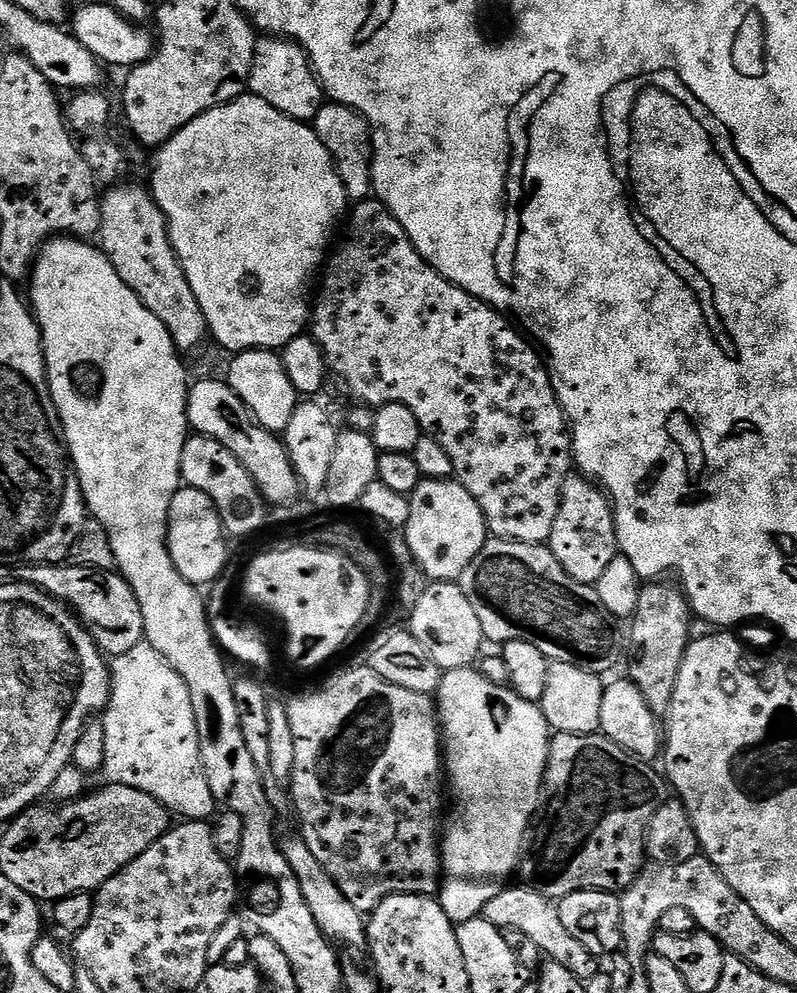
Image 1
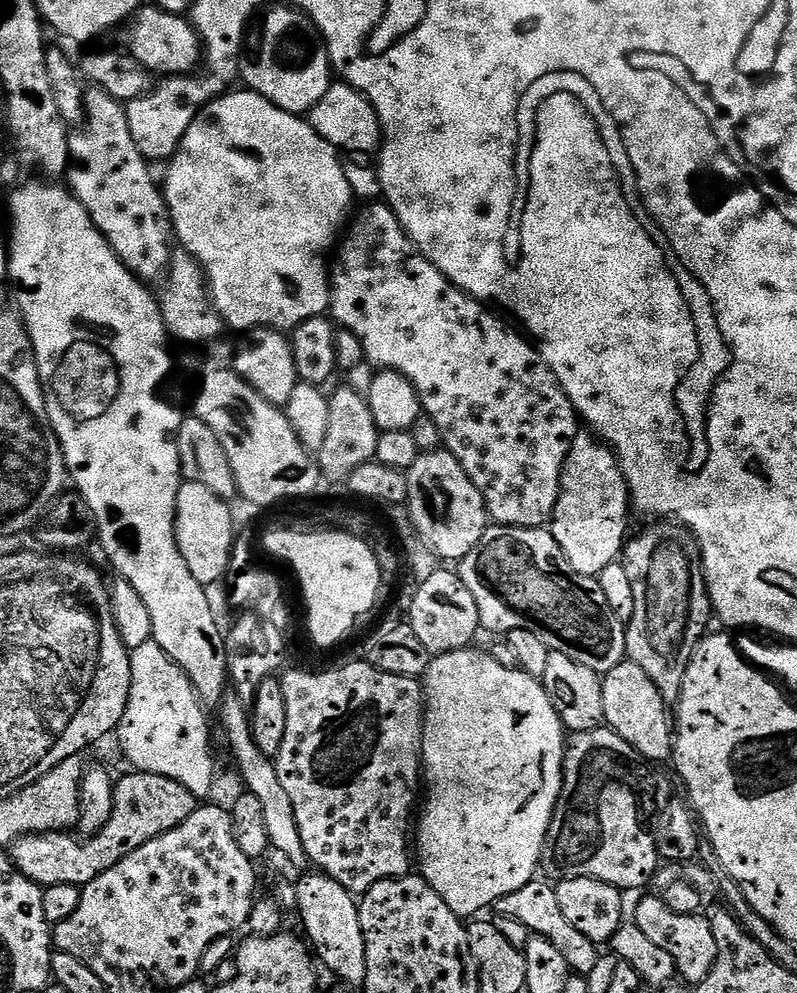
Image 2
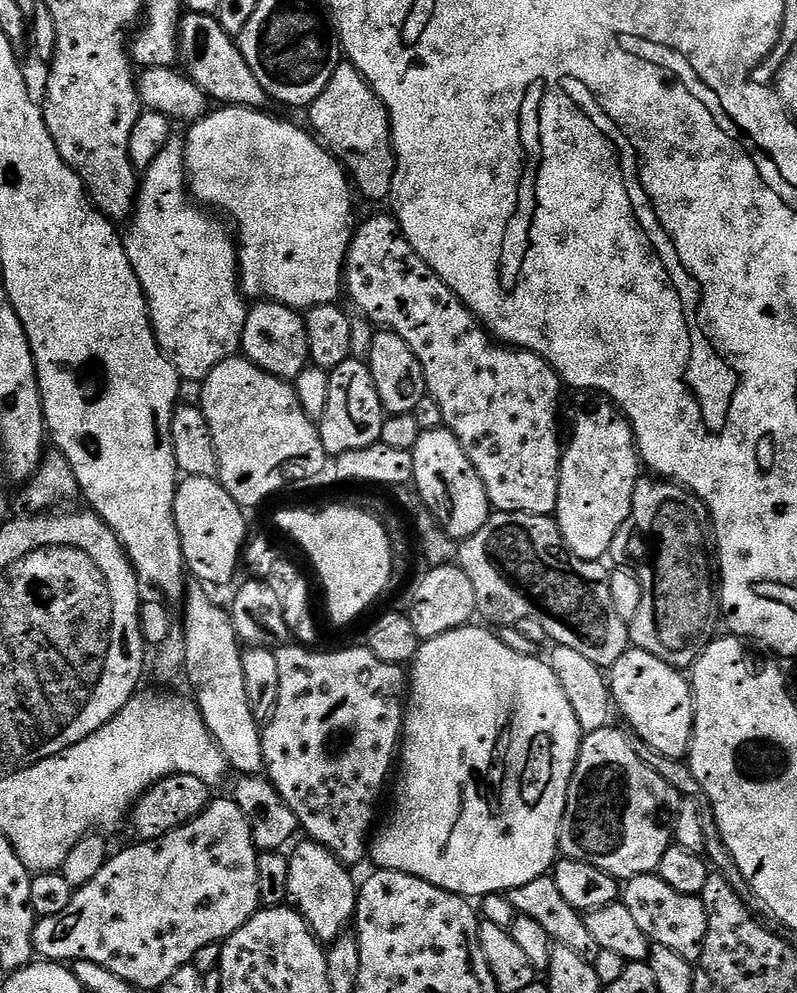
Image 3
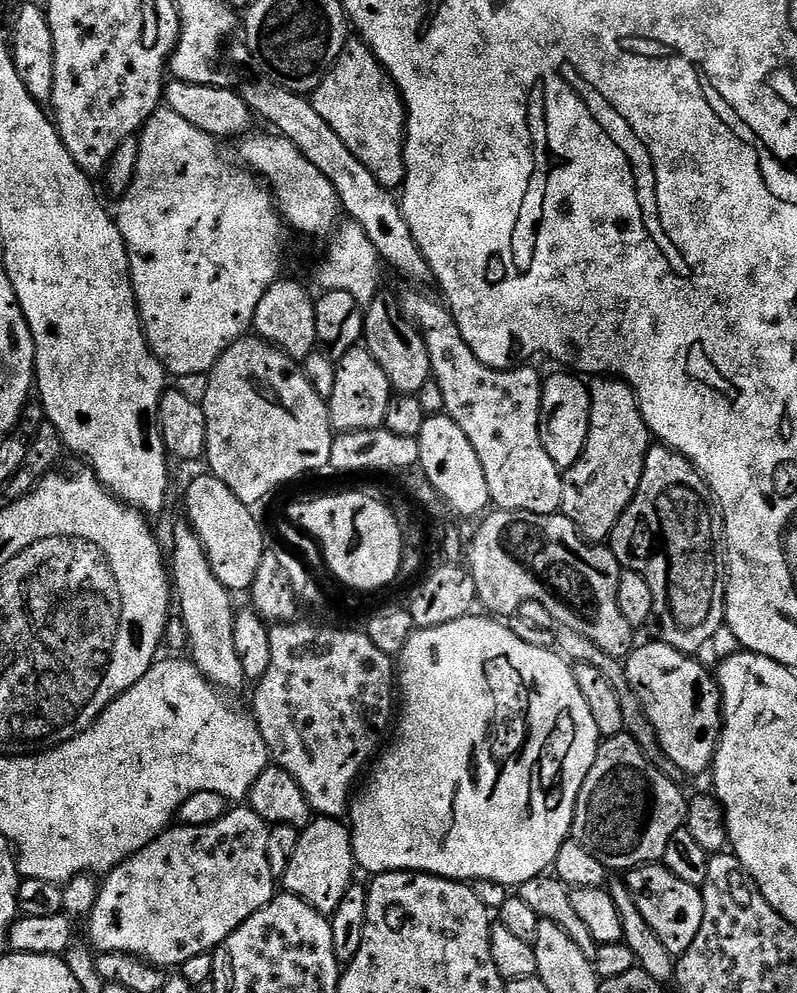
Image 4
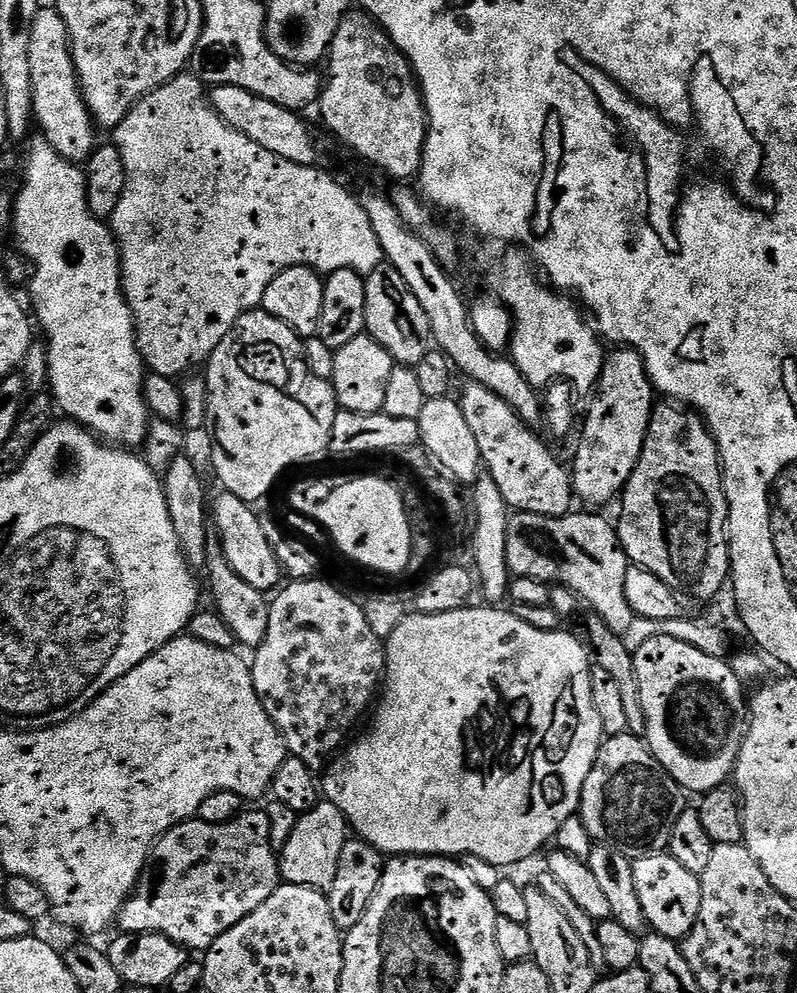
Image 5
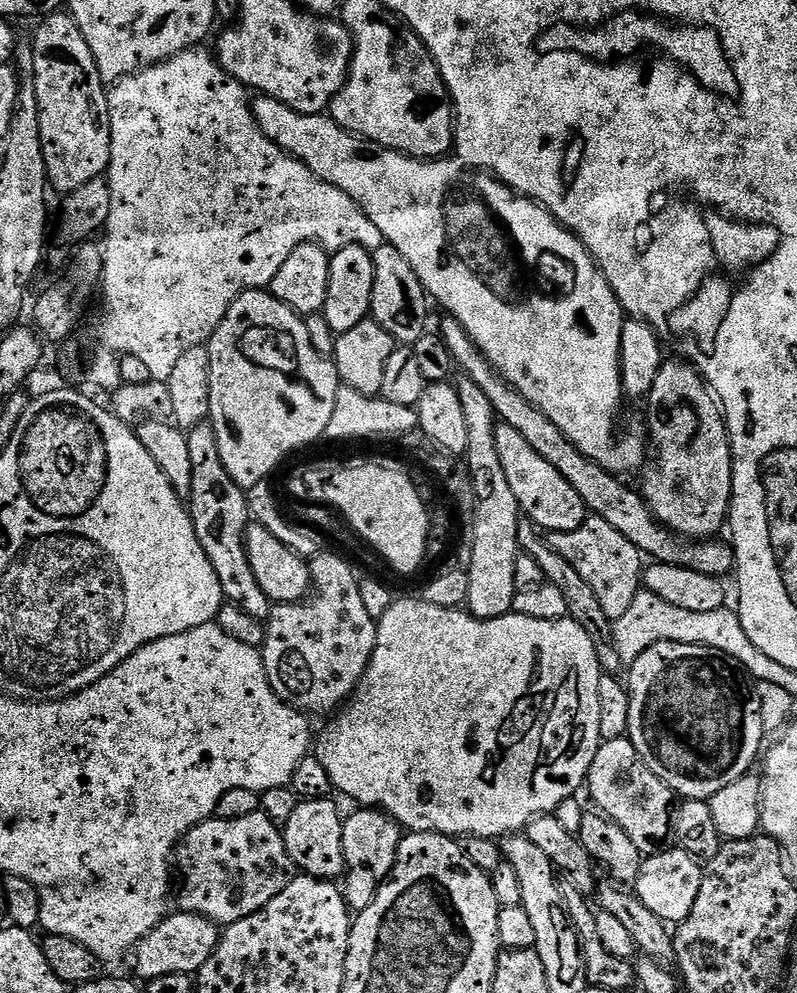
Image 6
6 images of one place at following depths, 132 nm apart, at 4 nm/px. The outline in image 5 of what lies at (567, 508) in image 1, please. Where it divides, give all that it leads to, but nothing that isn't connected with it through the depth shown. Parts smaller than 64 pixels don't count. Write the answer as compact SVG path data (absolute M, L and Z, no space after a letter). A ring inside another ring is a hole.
M613 347L604 357L600 378L591 397L592 405L580 432L576 461L570 464L572 490L577 501L608 504L623 493L630 474L634 474L634 466L638 466L638 458L642 458L642 446L654 407L652 396L652 380L642 358L633 348Z

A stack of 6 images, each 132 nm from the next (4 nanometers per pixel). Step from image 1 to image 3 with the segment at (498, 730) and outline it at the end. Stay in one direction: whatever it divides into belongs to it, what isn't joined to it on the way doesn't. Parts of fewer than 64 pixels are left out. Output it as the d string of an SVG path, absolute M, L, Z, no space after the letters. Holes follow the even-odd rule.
M472 627L455 628L438 638L425 640L416 651L416 658L410 665L410 691L406 696L404 730L398 749L396 797L392 800L392 813L389 814L388 821L384 825L381 823L380 833L378 828L371 837L370 860L376 863L377 869L422 878L456 896L483 898L495 892L506 894L511 888L526 886L526 882L534 882L534 878L547 876L553 871L558 859L560 827L566 810L570 782L578 762L582 733L578 718L574 718L574 710L566 699L566 693L562 691L562 682L558 682L551 663L544 661L543 664L539 655L527 656L510 650L510 646L506 646L506 642L502 642L499 635L487 627Z

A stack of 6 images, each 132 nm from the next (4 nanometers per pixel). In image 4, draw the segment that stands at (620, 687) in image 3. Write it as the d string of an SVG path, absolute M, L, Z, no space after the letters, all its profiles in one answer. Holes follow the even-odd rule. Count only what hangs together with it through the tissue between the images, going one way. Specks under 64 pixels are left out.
M653 642L644 644L635 649L627 657L628 681L634 694L642 702L654 730L658 734L658 742L662 750L689 777L696 776L699 772L707 773L712 767L712 759L716 753L716 743L720 740L720 725L722 723L722 709L720 706L720 685L717 684L715 675L707 672L696 661L695 655L680 652L668 644Z

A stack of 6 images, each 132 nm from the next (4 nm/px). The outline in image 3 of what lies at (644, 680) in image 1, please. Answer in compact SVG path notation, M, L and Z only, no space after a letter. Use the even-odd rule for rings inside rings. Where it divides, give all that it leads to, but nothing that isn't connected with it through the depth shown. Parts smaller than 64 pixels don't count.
M663 478L640 479L636 483L636 489L634 490L634 502L630 510L630 518L626 518L626 522L622 522L618 534L614 534L610 560L613 560L611 562L613 565L631 568L633 574L638 578L638 582L642 582L642 607L638 609L638 614L630 622L631 647L646 650L650 654L654 654L654 658L662 658L662 662L673 664L675 668L681 670L691 669L692 665L696 663L696 659L699 658L699 656L708 649L709 644L712 643L715 637L716 621L721 618L718 576L714 571L714 536L710 531L710 517L708 515L707 506L704 505L691 490L685 488L683 484L678 484Z

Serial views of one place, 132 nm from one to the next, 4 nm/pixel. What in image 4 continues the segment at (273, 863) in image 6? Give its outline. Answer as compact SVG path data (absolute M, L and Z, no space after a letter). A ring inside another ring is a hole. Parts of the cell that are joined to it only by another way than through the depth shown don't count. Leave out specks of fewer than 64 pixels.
M251 806L233 807L221 820L206 826L169 827L159 838L103 877L100 893L86 921L87 943L97 953L130 954L161 970L176 970L181 964L190 962L190 958L198 958L198 954L215 952L223 940L242 926L242 922L258 914L258 910L277 895L278 880L272 874L268 857L269 831L269 825L258 818Z

